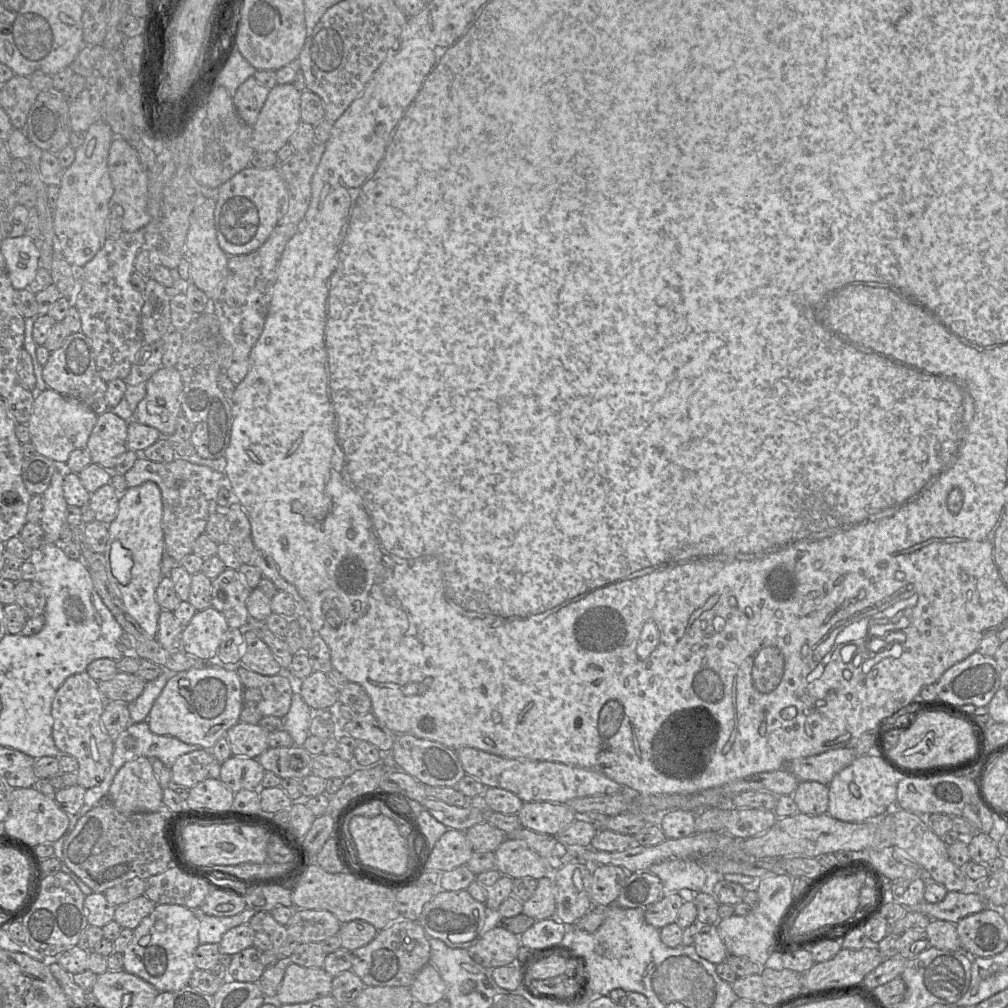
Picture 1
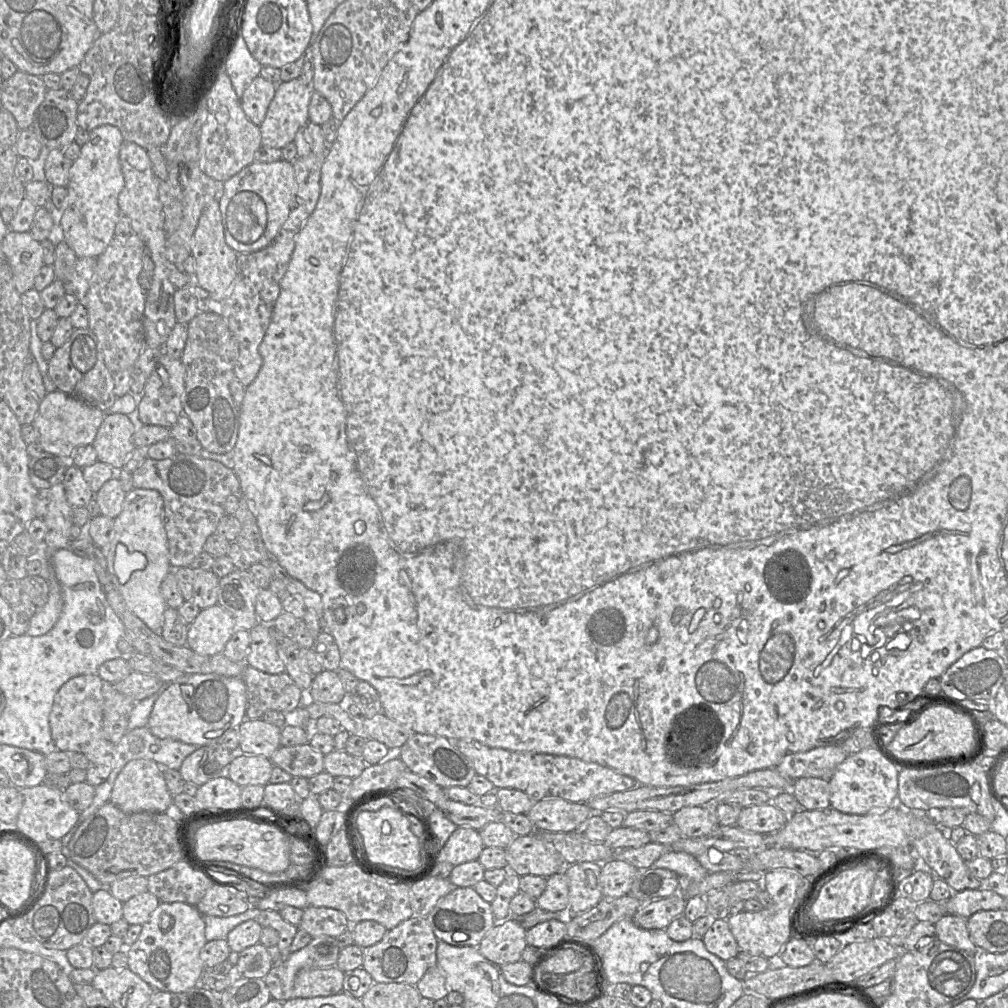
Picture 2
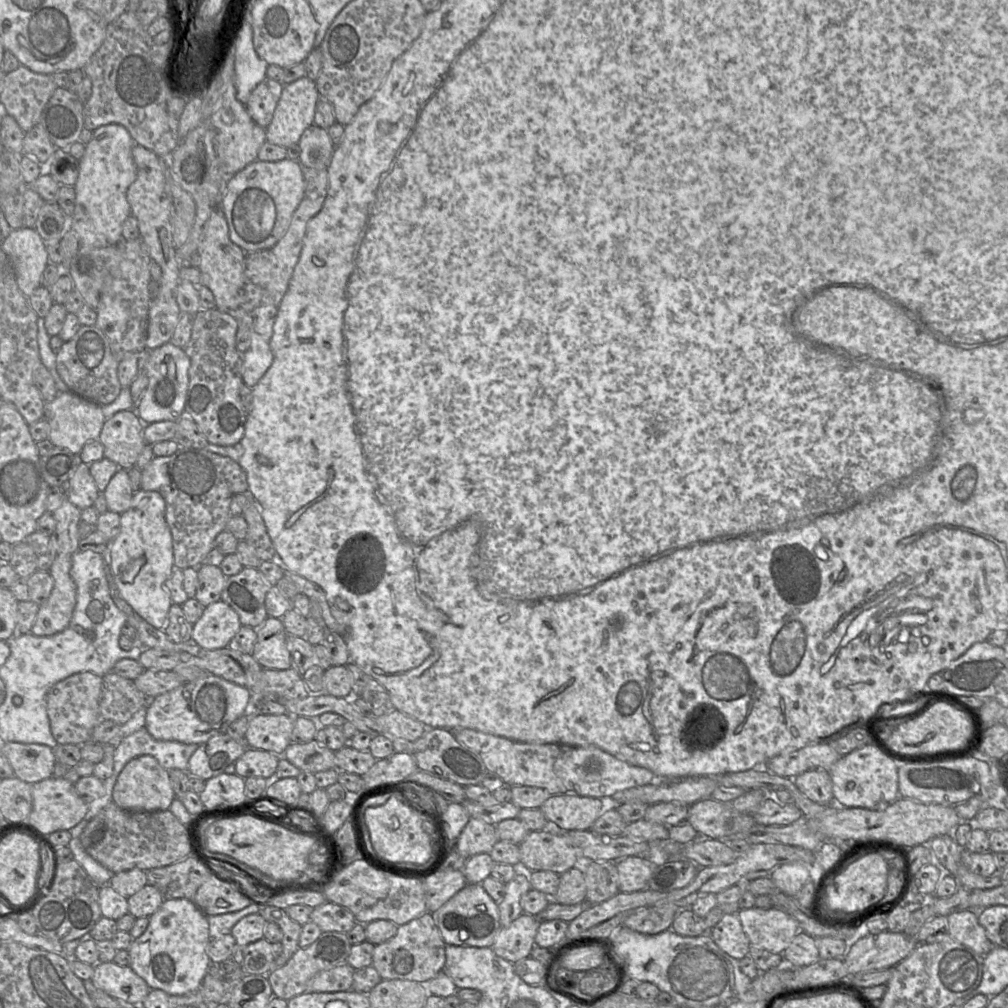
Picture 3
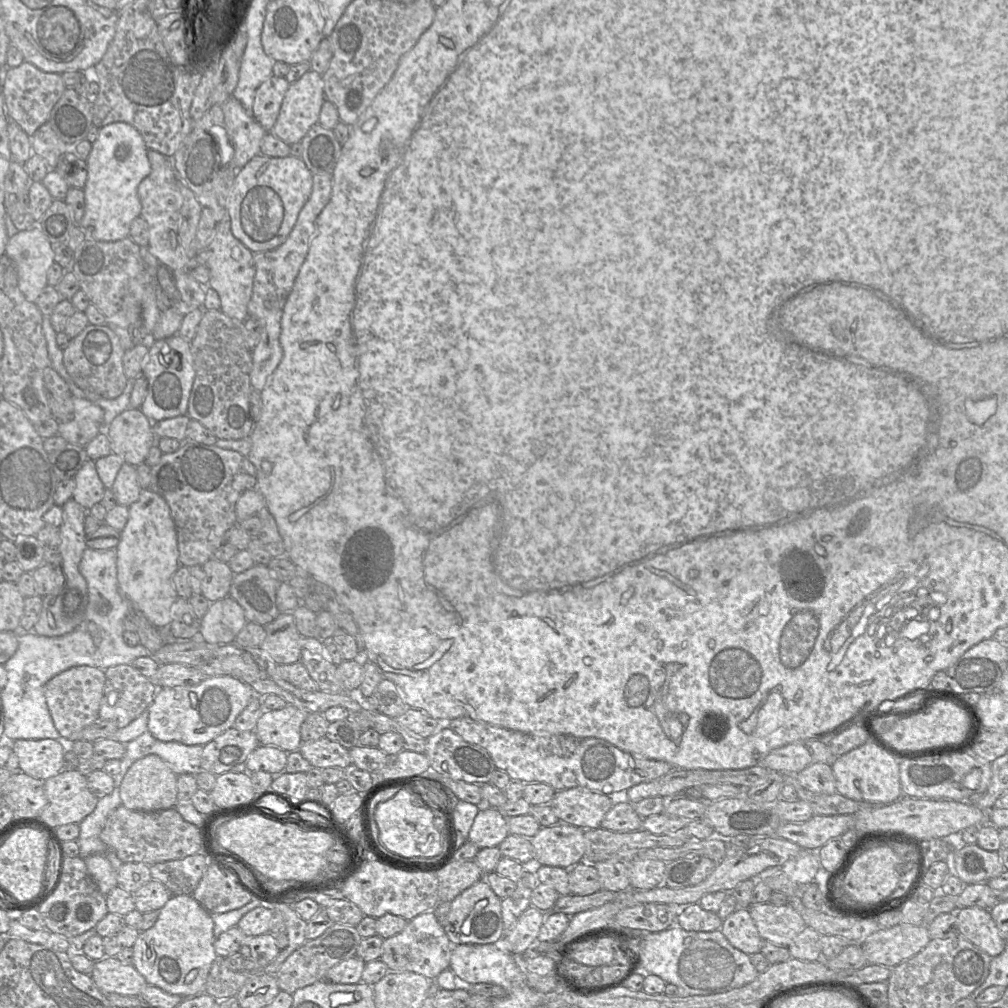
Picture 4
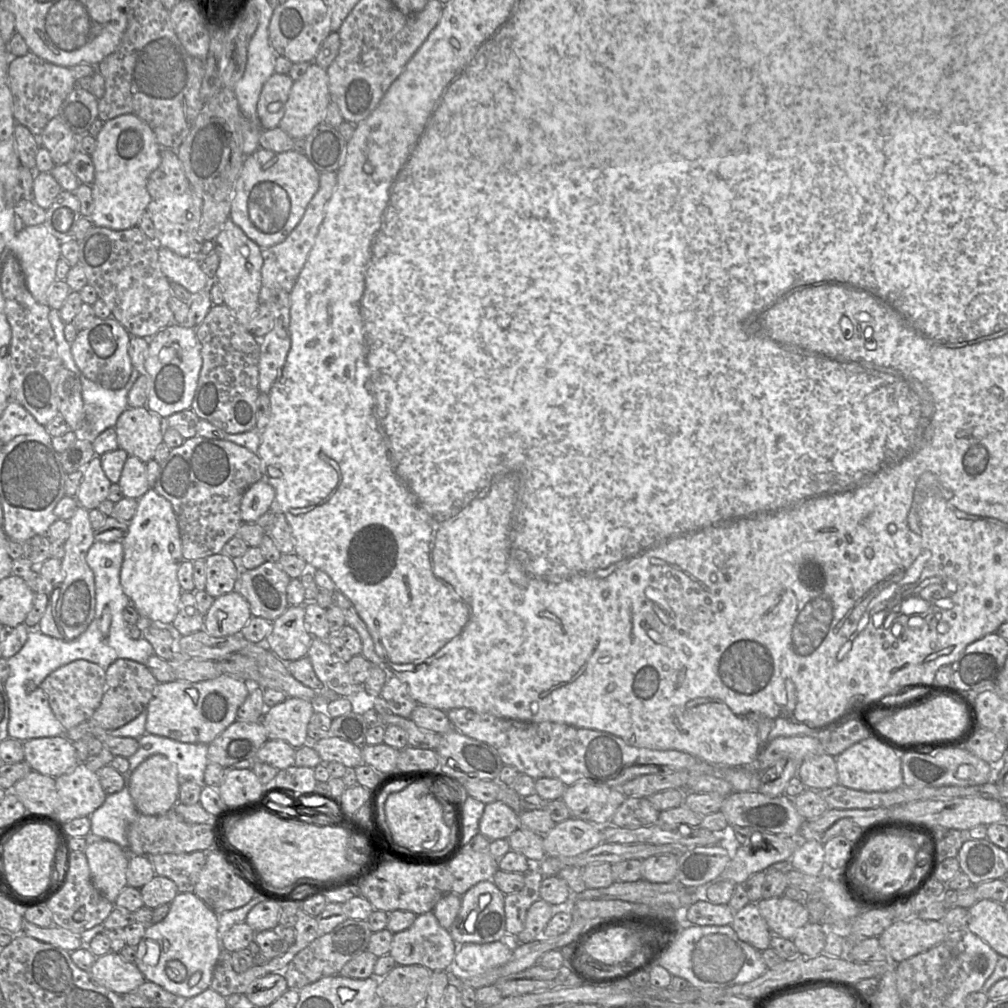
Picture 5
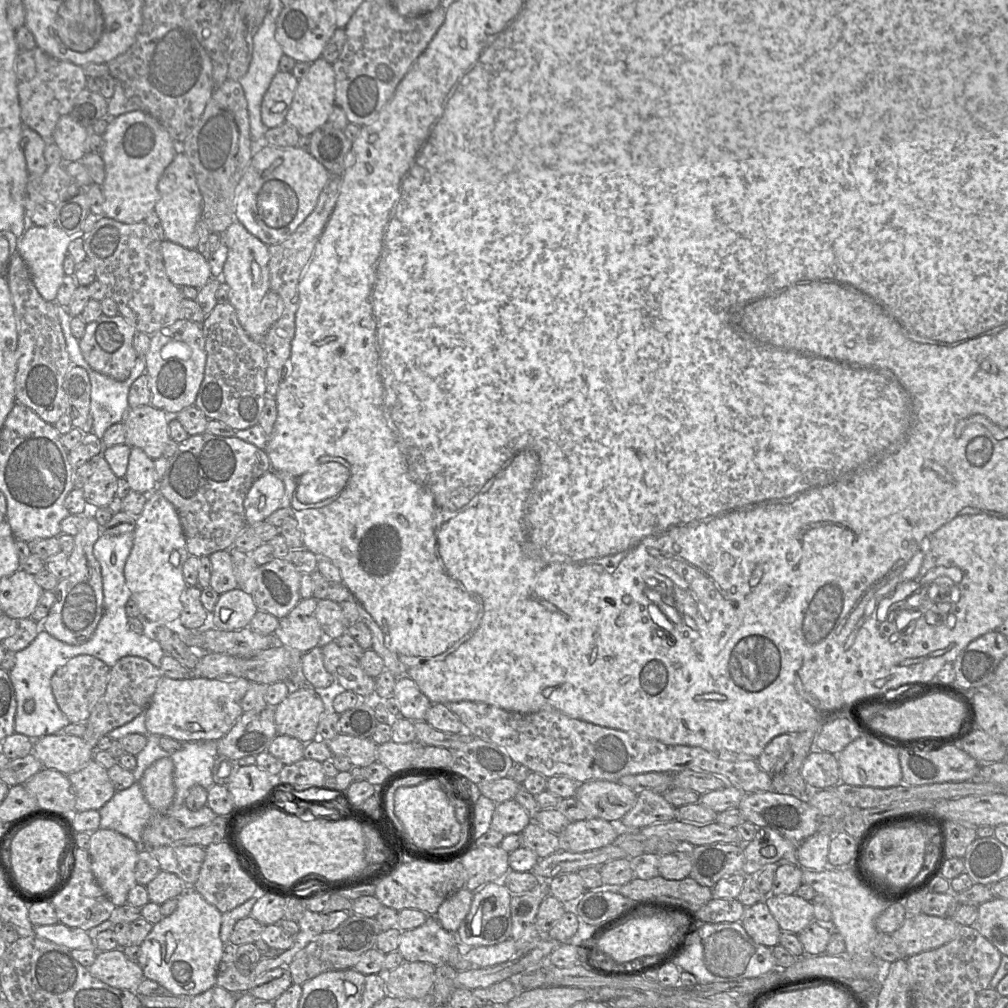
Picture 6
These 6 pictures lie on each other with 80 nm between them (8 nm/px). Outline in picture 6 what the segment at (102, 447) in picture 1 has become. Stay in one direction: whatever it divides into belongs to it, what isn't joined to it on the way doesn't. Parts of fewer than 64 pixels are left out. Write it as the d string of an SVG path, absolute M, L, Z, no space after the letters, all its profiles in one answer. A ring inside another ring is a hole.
M152 405L130 408L121 421L126 430L125 444L142 449L151 459L158 459L171 439L169 415Z

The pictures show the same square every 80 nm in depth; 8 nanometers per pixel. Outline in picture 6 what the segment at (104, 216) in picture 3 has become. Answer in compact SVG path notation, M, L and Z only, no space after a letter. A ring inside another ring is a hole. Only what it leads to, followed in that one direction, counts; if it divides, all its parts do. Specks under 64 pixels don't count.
M140 110L110 118L102 136L105 143L100 154L105 167L105 179L101 185L104 195L103 214L105 217L125 224L144 221L148 213L154 210L160 197L157 188L158 181L179 151L178 144L171 139L167 130L155 118Z

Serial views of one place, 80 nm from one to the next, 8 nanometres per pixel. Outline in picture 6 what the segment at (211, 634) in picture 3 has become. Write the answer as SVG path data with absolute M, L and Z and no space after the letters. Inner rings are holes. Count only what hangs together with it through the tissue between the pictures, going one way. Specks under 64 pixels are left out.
M235 588L219 596L213 611L215 629L235 631L249 626L258 609L252 596Z

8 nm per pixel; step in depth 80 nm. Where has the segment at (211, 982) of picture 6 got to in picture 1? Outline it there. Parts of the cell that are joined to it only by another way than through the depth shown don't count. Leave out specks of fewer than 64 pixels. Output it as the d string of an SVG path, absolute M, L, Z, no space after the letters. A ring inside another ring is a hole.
M158 904L133 930L133 938L123 952L123 970L151 984L159 992L178 991L188 986L195 964L195 951L200 945L200 922L194 910L176 904Z

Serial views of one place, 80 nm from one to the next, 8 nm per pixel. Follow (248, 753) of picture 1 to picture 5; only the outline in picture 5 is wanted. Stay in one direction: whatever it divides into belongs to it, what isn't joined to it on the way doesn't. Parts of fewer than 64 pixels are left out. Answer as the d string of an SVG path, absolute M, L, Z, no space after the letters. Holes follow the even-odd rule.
M287 697L282 703L266 708L260 721L268 740L283 740L298 749L309 744L307 727L317 709L316 702Z

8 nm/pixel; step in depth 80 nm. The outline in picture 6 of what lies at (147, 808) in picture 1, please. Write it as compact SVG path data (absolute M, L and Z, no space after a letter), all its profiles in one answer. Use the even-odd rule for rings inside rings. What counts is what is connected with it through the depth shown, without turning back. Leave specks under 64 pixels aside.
M170 758L156 760L143 774L140 785L148 804L160 814L166 814L174 795L174 766Z

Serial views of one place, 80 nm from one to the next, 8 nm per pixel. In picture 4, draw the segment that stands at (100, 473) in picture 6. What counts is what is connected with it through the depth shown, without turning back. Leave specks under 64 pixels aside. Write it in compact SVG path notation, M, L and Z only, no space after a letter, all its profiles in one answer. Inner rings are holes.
M95 460L85 462L74 479L76 486L72 499L78 504L87 510L102 500L106 488L96 471Z

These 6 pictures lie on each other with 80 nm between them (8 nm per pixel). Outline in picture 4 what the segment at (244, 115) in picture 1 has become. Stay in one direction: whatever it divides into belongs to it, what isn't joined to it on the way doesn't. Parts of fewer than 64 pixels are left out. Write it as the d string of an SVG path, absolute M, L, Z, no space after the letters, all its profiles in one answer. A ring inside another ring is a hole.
M272 76L256 90L251 115L267 131L275 125L290 83L285 77Z

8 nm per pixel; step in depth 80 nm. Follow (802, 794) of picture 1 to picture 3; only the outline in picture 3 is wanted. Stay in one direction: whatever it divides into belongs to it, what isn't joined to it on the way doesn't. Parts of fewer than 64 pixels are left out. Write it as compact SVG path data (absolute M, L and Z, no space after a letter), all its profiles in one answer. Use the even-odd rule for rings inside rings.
M811 769L793 778L797 788L810 800L829 805L833 802L832 779L824 769Z

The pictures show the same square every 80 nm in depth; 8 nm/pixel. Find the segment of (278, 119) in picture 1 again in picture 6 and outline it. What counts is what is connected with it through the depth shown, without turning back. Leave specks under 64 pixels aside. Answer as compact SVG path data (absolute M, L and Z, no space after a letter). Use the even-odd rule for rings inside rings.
M318 58L310 64L309 71L298 80L292 103L285 122L292 125L300 135L311 135L317 128L328 122L335 106L335 73L332 64Z

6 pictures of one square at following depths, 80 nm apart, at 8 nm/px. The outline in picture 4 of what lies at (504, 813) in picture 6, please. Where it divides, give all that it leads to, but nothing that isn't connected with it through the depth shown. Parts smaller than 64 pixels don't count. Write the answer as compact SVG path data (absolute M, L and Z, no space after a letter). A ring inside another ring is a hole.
M481 806L468 834L468 841L479 849L498 847L509 835L507 819L490 806Z

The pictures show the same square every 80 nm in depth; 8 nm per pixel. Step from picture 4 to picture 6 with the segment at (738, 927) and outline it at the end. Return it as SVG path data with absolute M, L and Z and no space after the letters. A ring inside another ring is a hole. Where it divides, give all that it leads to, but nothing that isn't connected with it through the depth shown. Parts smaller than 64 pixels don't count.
M764 901L746 907L740 923L756 943L769 948L779 944L782 930Z

